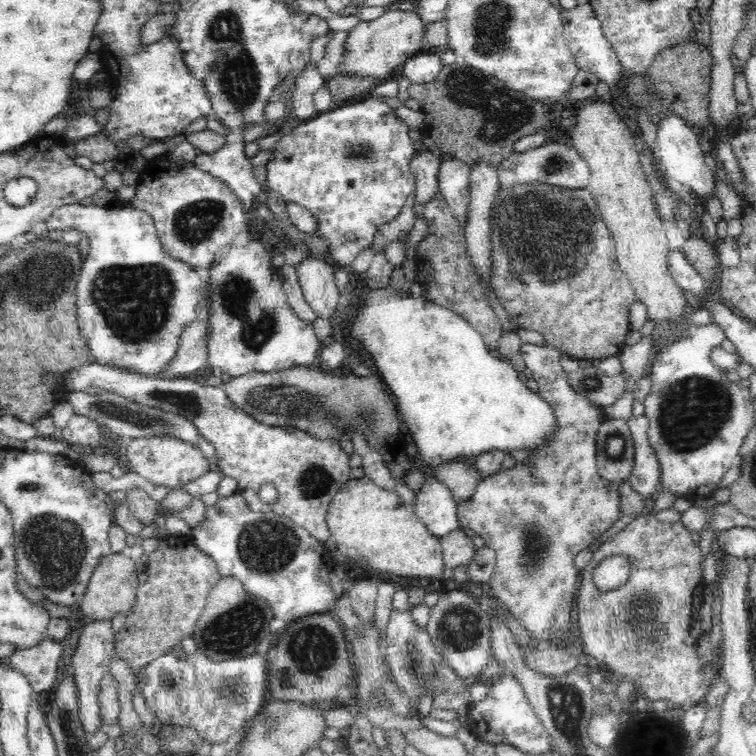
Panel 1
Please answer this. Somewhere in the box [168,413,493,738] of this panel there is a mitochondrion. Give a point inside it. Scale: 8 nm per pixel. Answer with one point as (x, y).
(267, 546)

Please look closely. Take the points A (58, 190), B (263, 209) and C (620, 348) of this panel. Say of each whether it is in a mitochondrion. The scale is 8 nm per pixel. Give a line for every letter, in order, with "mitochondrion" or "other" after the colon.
A: other
B: other
C: other

